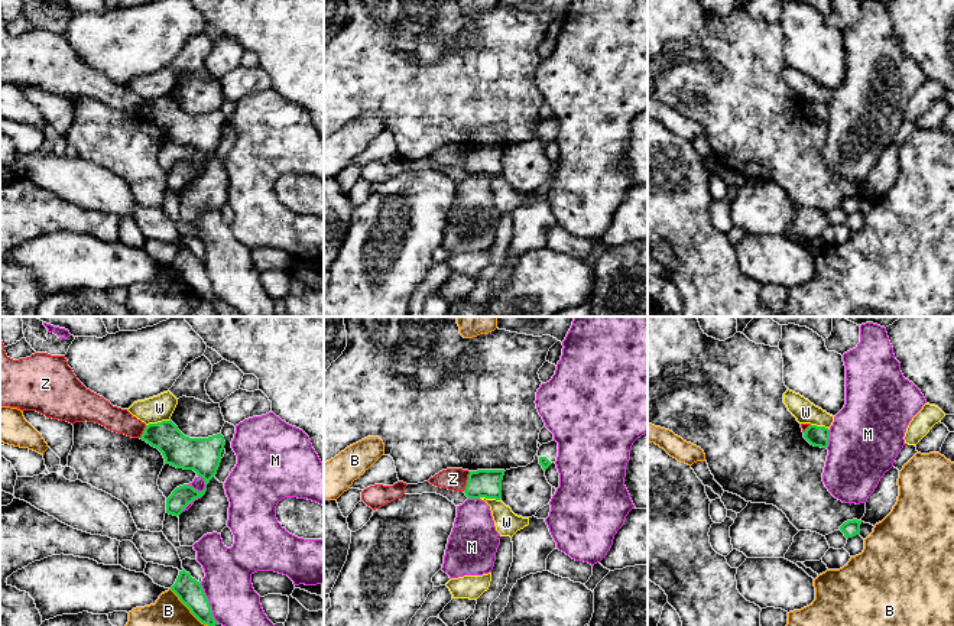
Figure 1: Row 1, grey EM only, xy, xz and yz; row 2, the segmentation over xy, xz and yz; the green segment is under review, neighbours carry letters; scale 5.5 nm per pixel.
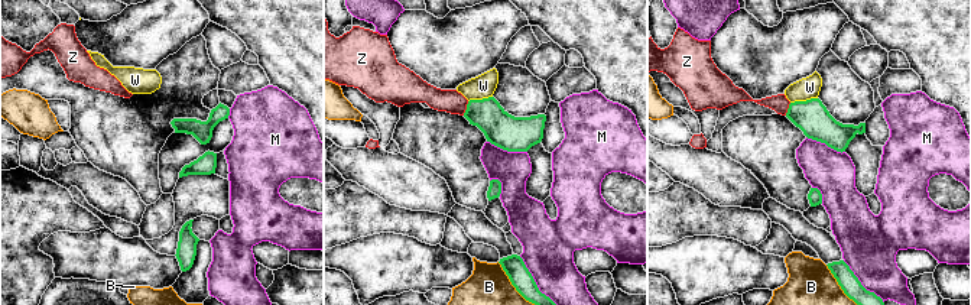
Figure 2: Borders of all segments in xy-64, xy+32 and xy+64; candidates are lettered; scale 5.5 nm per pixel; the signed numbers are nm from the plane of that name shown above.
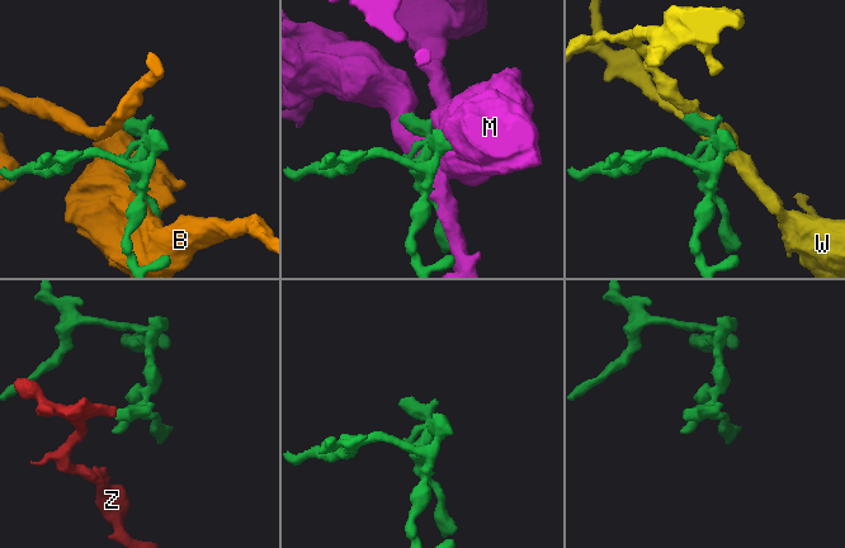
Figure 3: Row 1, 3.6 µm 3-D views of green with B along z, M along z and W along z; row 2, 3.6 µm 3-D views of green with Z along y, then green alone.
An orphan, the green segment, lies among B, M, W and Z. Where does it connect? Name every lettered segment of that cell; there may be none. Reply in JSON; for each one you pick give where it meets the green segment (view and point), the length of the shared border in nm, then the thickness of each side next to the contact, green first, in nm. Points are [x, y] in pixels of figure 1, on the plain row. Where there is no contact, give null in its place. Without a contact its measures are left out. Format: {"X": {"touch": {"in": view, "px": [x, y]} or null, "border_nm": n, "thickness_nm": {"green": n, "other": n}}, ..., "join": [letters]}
{"join": []}

